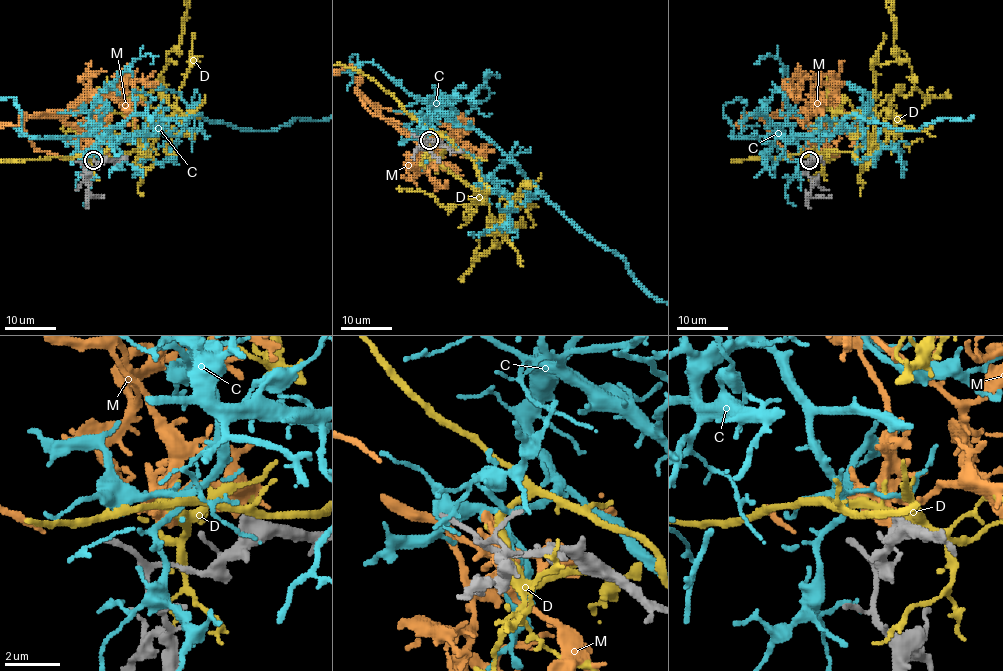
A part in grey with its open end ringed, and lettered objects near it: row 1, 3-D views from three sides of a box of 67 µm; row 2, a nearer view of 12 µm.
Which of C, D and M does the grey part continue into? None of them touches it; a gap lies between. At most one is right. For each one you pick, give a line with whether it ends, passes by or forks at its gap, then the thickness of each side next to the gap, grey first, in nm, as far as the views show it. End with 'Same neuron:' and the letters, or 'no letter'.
M: It passes by. Thickness 130 nm (grey) against 400 nm
Same neuron: M

